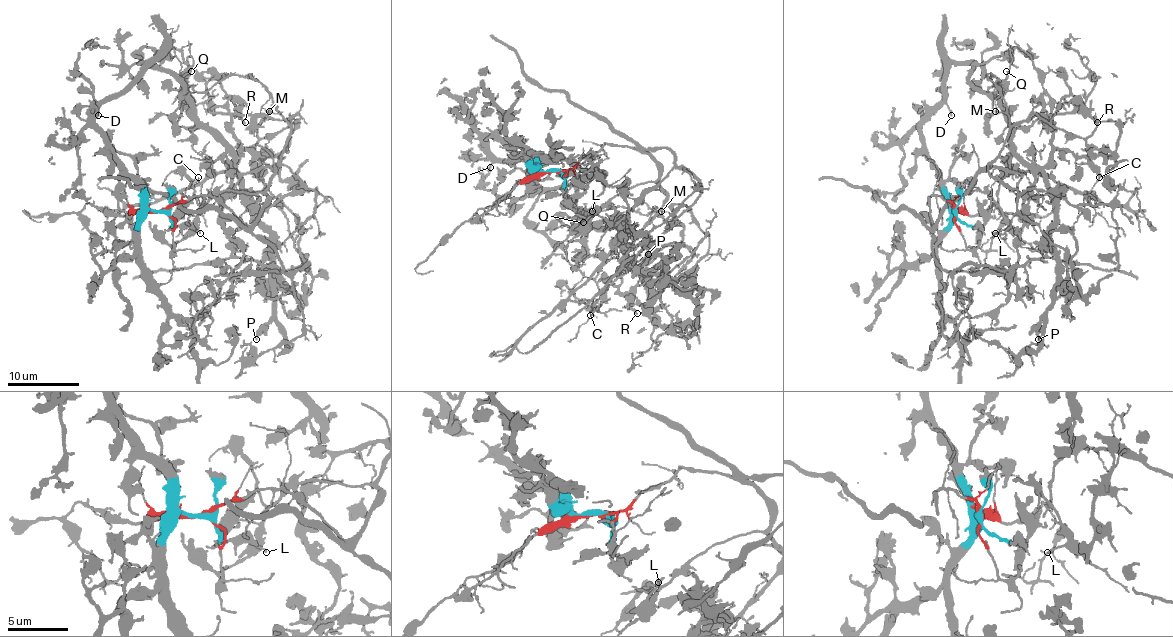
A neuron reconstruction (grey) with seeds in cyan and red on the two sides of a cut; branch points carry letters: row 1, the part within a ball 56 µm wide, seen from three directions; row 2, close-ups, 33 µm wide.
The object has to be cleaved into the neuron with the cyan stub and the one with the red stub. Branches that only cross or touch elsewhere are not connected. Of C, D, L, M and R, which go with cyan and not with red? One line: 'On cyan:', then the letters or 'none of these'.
On cyan: D, R

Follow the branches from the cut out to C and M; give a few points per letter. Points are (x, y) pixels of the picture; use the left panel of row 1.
C: (157, 211), (209, 195), (251, 225), (267, 204), (274, 173), (213, 171), (177, 191), (199, 196), (199, 177)
M: (157, 211), (209, 195), (251, 225), (267, 204), (269, 178), (290, 134), (290, 125), (281, 112), (269, 110)

